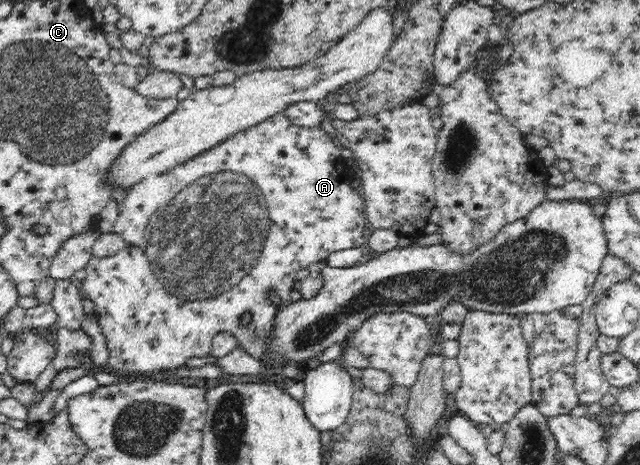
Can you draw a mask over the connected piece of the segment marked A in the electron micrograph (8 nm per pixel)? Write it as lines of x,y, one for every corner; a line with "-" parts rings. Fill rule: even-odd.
279,112
265,121
253,125
253,127
239,131
209,151
204,151
189,161
175,166
169,172
151,176
128,188
127,195
120,202
120,212
113,229
113,233
124,241
124,248
111,257
92,257
84,268
87,277
78,282
83,296
95,304
95,315
99,316
98,320
103,329
103,335
107,338
110,356
106,369
115,374
141,375
142,379
175,377
172,375
173,371
185,366
185,363
192,357
211,357
213,337
222,332
233,335
239,346
243,347
249,355
261,359
266,351
266,340
276,314
280,308
292,303
291,291
294,291
293,285
296,282
297,272
306,269
311,263
326,261
332,253
359,247
368,242
370,230
367,227
367,218
364,214
365,200
357,188
352,187
351,182
353,180
352,164
341,157
340,150
325,130
295,125
283,112
-
272,290
279,296
280,305
275,305
270,301
268,294
-
247,311
253,314
253,321
245,326
241,324
239,318

